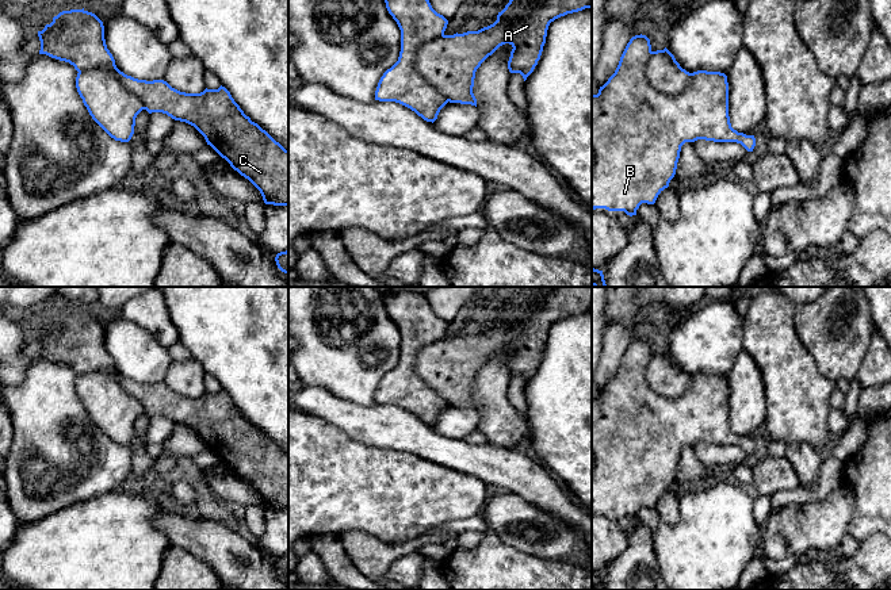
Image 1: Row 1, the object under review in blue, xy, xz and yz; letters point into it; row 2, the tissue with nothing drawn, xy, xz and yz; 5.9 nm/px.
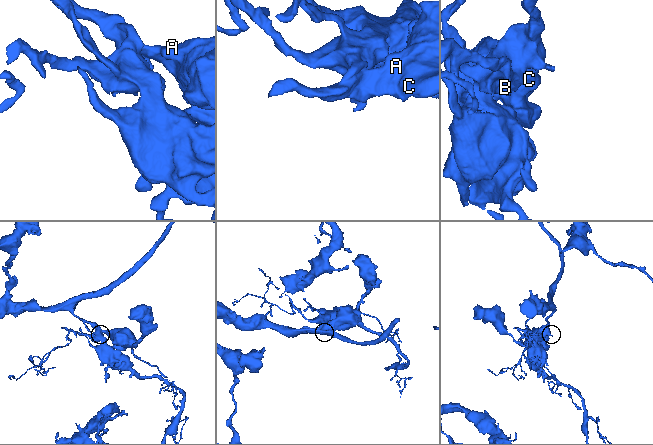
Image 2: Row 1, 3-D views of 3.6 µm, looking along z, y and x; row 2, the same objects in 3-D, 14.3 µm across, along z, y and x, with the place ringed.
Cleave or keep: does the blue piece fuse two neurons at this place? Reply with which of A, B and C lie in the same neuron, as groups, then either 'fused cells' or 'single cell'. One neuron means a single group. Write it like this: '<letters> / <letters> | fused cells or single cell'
A B C | single cell

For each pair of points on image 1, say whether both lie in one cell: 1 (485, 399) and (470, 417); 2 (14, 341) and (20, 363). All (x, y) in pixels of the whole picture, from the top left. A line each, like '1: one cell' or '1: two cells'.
1: two cells
2: one cell

